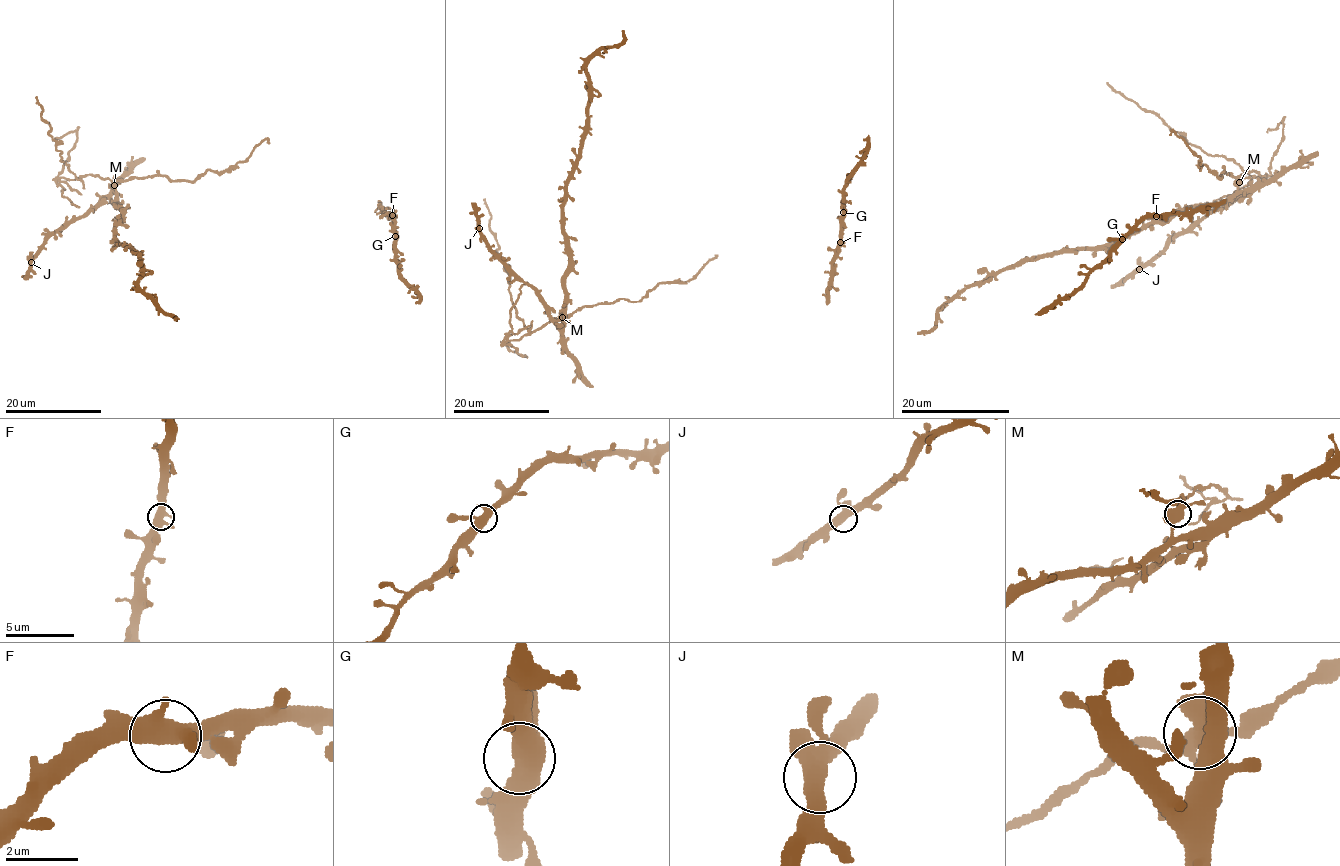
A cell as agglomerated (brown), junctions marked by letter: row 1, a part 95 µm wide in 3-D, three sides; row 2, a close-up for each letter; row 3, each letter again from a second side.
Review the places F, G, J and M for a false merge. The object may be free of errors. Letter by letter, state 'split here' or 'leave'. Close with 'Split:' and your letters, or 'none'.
F: leave
G: leave
J: leave
M: split here
Split: M

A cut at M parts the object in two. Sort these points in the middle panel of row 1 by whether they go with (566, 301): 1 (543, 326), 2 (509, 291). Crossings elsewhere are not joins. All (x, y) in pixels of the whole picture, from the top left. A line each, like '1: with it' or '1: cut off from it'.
1: cut off from it
2: cut off from it

